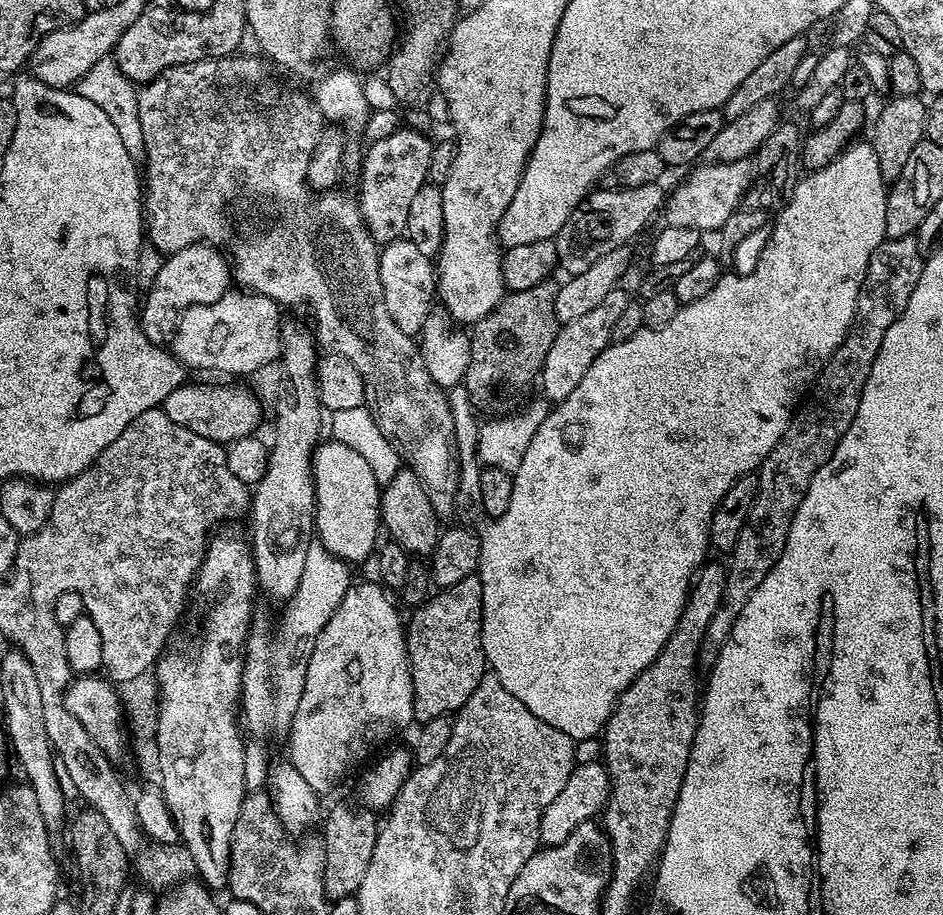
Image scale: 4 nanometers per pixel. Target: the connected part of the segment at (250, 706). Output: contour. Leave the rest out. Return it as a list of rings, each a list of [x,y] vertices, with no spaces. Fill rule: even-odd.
[[[314,542],[308,547],[306,570],[302,570],[296,593],[287,601],[285,608],[288,609],[280,620],[276,637],[271,640],[266,633],[256,631],[249,635],[242,693],[242,716],[247,731],[249,728],[256,736],[268,736],[273,732],[280,738],[287,737],[294,722],[294,710],[298,710],[306,686],[306,666],[318,642],[318,634],[322,634],[326,622],[330,622],[334,610],[338,610],[338,602],[342,602],[354,583],[354,577],[348,571],[350,568],[345,561],[328,552],[320,542]]]

